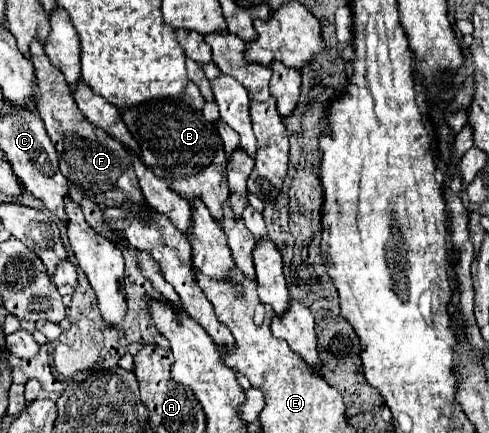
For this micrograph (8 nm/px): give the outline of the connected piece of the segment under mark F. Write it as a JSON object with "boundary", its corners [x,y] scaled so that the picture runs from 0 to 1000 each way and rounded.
{"boundary":[[[84,95],[63,99],[59,122],[63,122],[59,136],[72,155],[72,178],[76,178],[72,187],[76,256],[92,284],[104,330],[112,335],[121,353],[121,390],[137,409],[145,436],[162,441],[174,460],[186,460],[198,473],[215,473],[215,478],[239,478],[252,464],[276,464],[292,473],[297,460],[284,436],[280,409],[272,400],[268,358],[260,353],[260,344],[243,326],[235,326],[227,312],[219,312],[211,298],[186,289],[170,270],[170,261],[162,256],[141,210],[141,196],[129,169],[121,169],[121,159],[104,150],[100,132],[88,118]]]}

